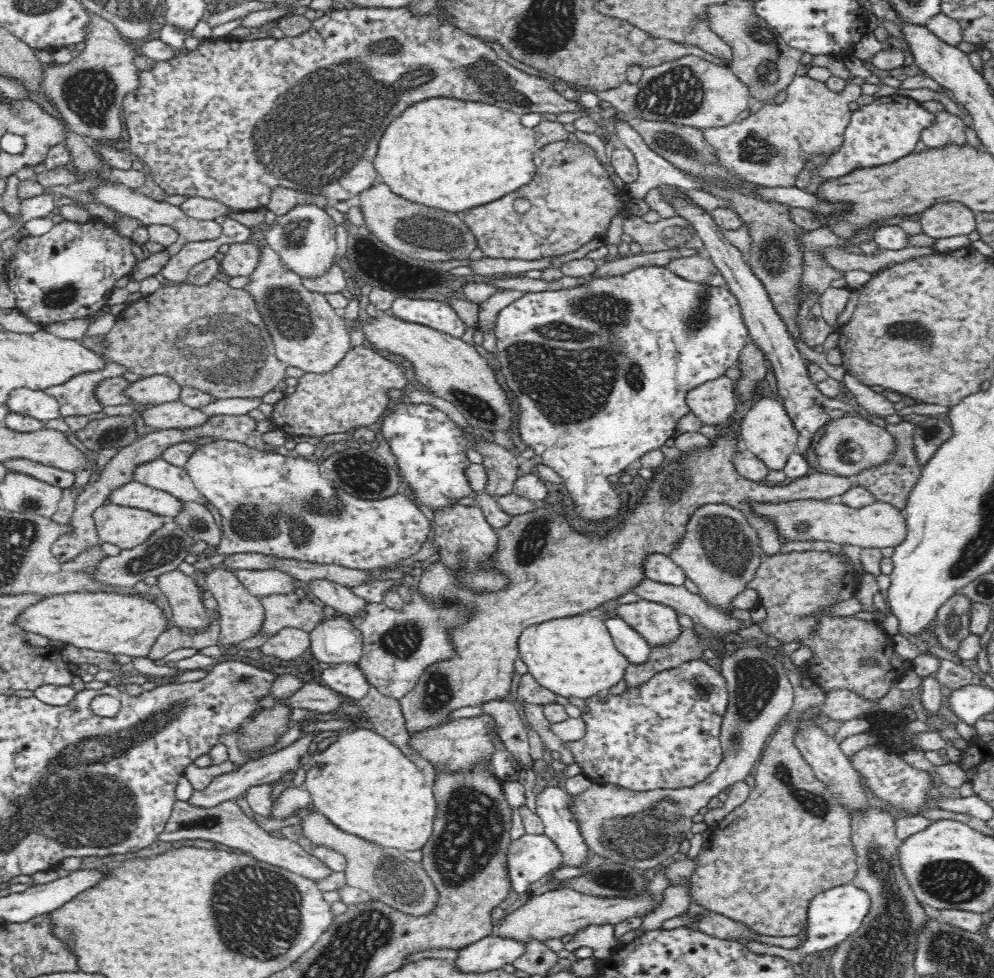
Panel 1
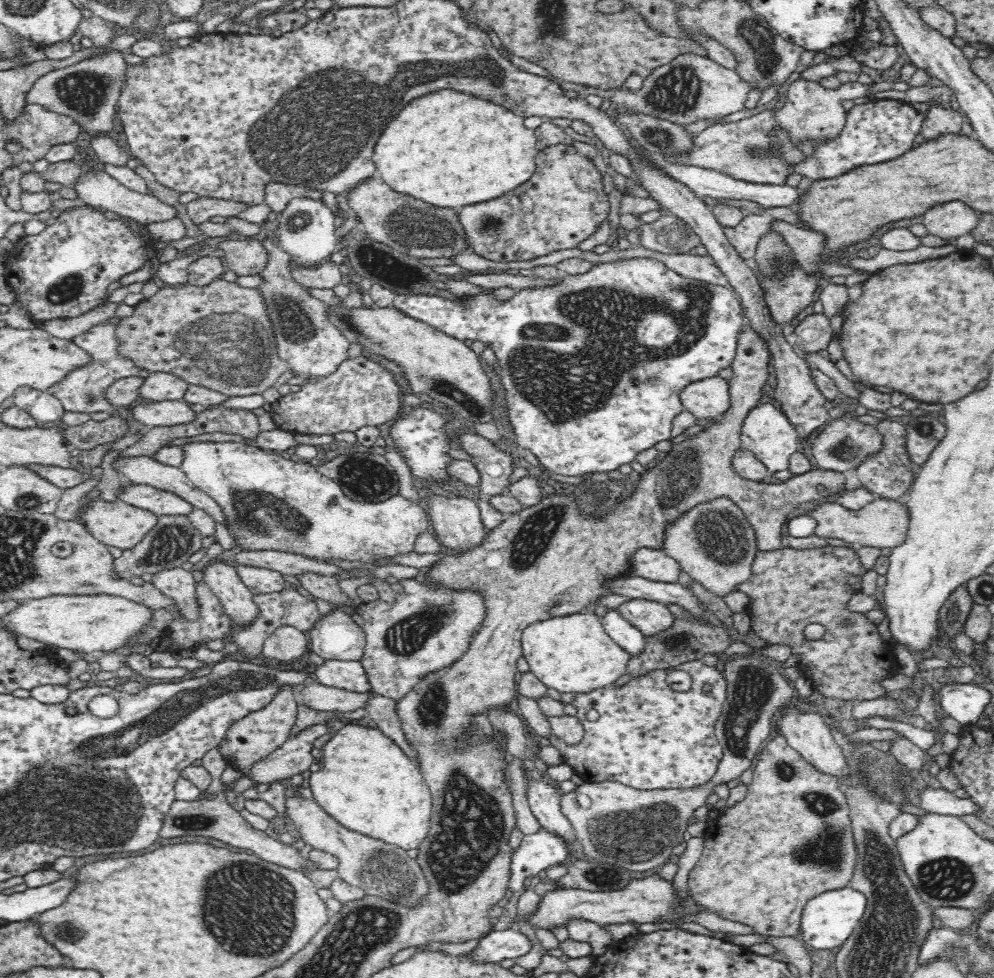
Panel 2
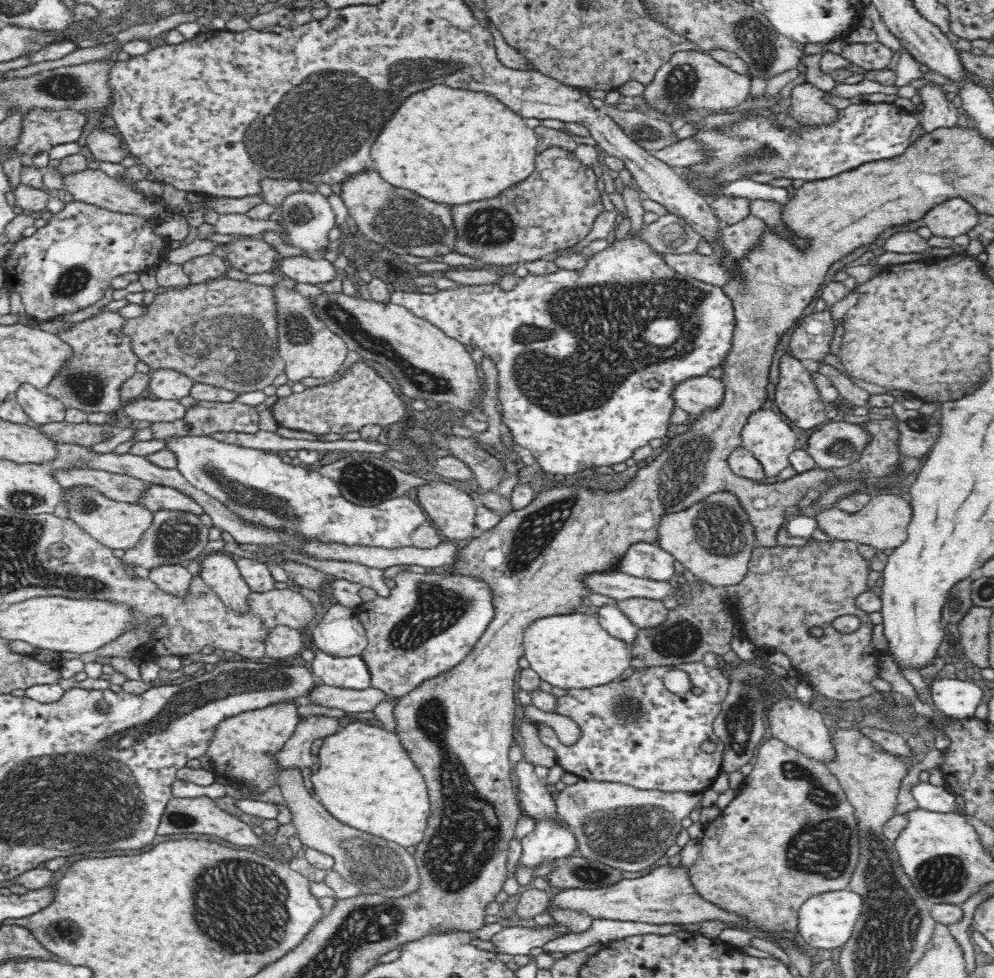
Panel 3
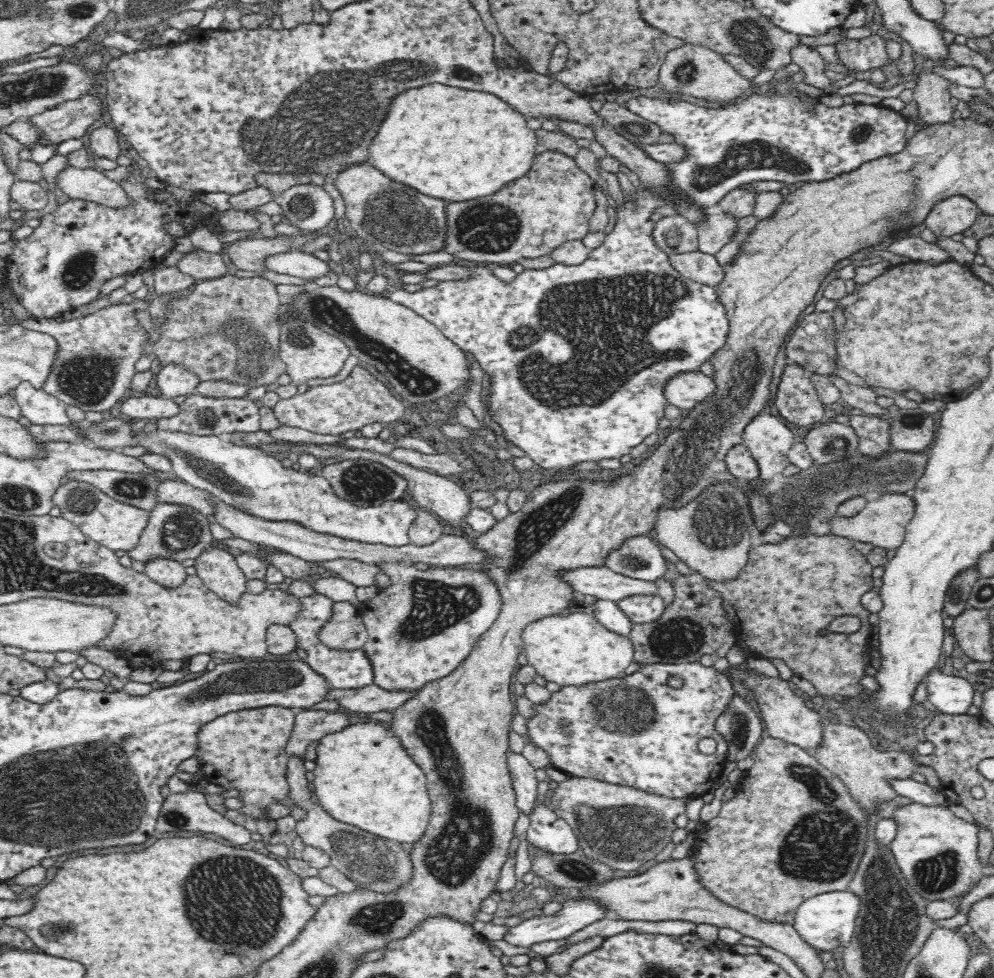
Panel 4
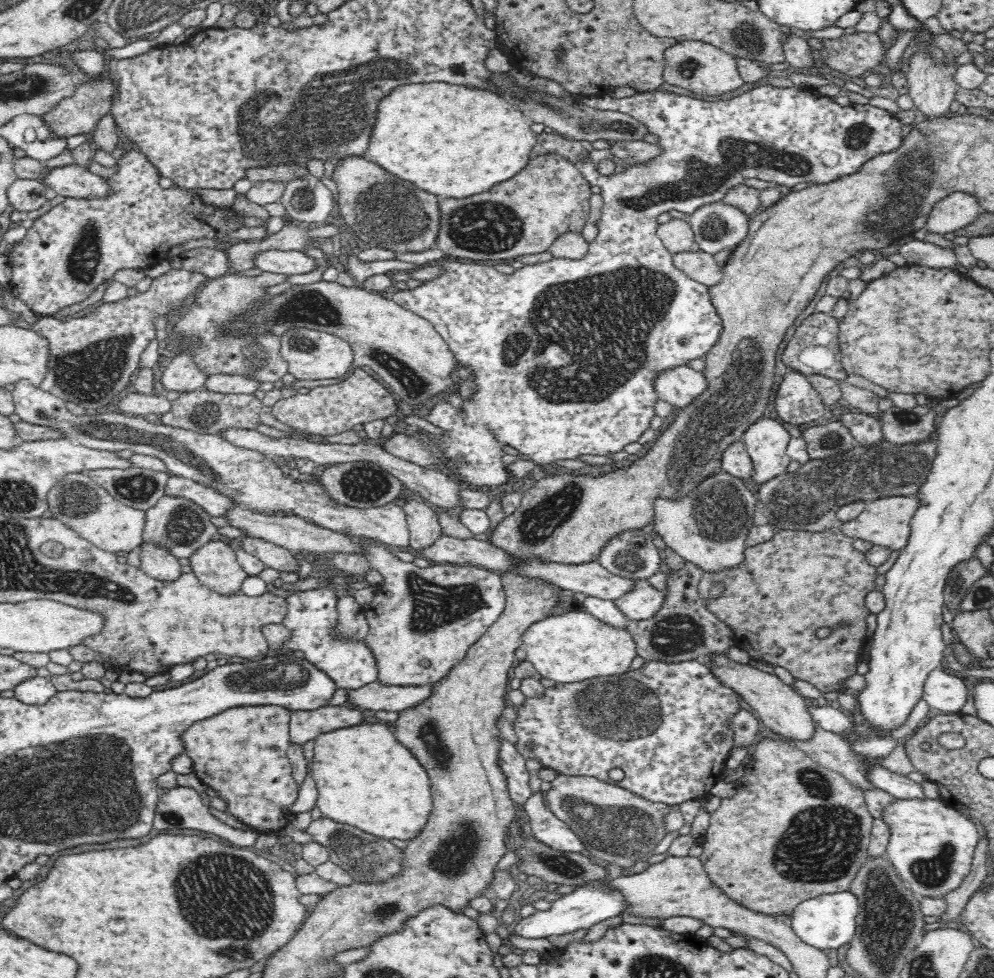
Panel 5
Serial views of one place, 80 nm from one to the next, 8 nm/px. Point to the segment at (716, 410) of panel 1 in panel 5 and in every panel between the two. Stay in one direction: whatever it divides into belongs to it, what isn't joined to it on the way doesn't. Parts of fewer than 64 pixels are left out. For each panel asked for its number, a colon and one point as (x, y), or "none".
2: (709, 399)
3: (698, 395)
4: (686, 391)
5: (680, 387)

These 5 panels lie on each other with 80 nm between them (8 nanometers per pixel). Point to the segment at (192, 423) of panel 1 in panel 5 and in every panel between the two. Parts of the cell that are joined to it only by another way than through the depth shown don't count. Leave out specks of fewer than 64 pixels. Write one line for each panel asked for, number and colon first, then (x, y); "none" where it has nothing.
2: (166, 413)
3: (144, 411)
4: (155, 408)
5: (133, 404)

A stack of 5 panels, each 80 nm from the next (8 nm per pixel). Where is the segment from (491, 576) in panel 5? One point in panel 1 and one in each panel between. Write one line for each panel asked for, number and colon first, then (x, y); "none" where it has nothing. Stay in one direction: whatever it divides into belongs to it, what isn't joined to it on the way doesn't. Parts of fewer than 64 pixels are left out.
1: (397, 647)
2: (425, 629)
3: (430, 623)
4: (426, 623)

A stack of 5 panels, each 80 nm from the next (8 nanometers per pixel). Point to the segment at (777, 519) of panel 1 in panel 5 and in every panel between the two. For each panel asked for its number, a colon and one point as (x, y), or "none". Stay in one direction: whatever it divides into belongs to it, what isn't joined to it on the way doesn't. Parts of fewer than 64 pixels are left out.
2: (883, 523)
3: (883, 522)
4: (882, 522)
5: (885, 521)

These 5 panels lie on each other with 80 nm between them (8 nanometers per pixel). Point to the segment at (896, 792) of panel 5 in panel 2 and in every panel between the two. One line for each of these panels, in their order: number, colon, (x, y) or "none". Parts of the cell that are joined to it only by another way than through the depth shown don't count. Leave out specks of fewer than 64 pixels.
2: (941, 801)
3: (932, 798)
4: (921, 793)

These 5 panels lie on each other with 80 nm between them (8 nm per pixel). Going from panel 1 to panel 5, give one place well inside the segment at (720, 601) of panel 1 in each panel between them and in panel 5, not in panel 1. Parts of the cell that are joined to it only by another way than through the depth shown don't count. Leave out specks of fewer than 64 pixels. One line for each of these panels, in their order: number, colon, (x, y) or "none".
2: (714, 543)
3: (714, 539)
4: (711, 535)
5: (709, 528)

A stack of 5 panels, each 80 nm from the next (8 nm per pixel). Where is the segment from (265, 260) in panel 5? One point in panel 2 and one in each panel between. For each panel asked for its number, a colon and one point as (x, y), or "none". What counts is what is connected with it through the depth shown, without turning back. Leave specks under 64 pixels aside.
2: (326, 277)
3: (302, 270)
4: (300, 264)

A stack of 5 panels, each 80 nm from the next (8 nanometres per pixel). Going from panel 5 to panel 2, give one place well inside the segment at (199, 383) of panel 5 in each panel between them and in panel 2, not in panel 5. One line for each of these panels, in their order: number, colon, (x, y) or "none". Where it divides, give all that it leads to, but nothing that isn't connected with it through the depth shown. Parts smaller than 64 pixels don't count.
2: (157, 387)
3: (163, 384)
4: (172, 380)

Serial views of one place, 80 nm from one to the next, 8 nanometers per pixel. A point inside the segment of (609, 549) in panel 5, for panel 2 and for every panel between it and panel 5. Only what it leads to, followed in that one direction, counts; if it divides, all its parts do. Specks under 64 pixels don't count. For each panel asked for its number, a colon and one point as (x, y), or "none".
2: (652, 564)
3: (649, 561)
4: (641, 557)

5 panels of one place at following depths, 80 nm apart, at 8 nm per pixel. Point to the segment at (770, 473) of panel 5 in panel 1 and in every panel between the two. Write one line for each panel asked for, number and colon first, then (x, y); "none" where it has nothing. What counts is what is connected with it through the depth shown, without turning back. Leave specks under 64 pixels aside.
1: (766, 429)
2: (767, 432)
3: (771, 440)
4: (769, 441)

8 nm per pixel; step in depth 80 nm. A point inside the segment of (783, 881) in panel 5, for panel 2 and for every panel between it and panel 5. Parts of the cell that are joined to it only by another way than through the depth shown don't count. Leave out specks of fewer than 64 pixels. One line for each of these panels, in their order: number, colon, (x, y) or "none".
2: (790, 839)
3: (789, 834)
4: (791, 832)

